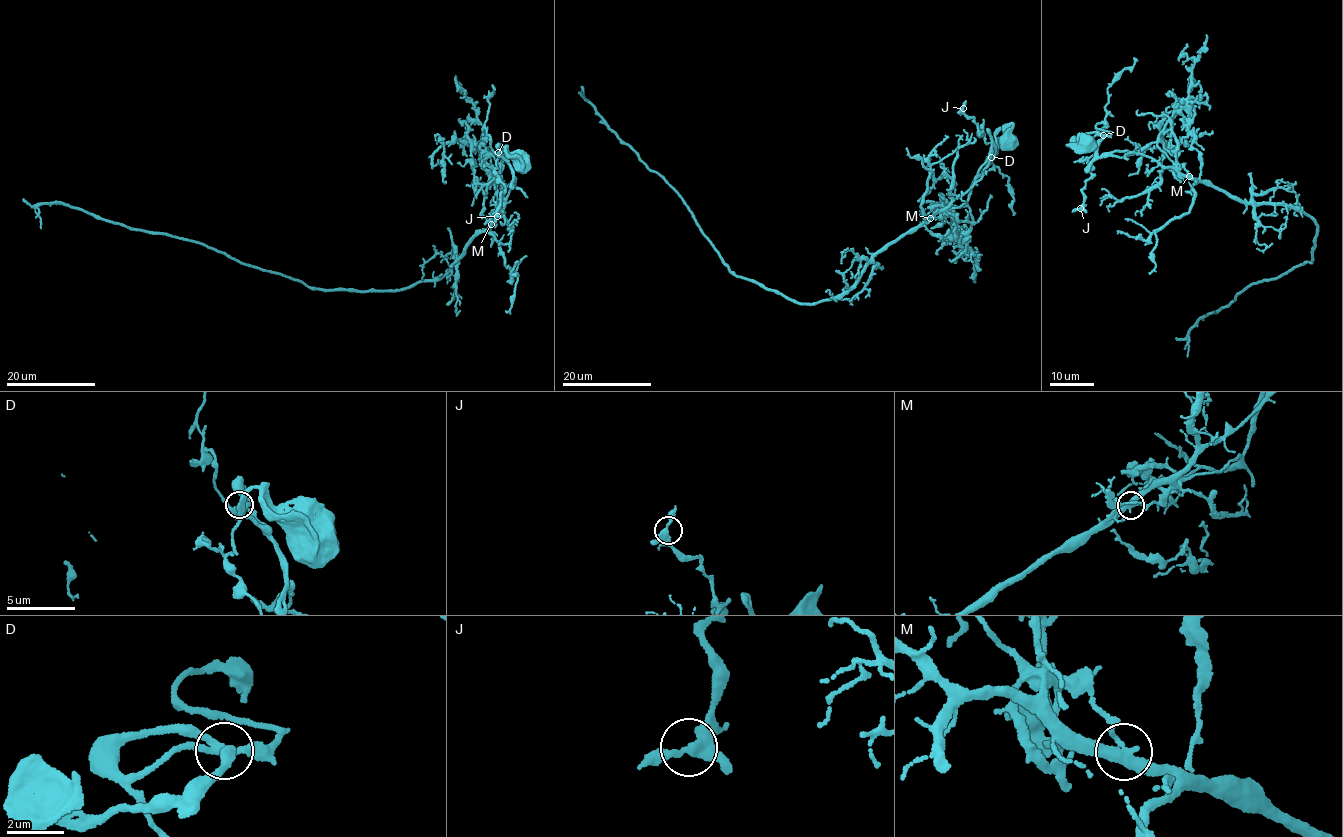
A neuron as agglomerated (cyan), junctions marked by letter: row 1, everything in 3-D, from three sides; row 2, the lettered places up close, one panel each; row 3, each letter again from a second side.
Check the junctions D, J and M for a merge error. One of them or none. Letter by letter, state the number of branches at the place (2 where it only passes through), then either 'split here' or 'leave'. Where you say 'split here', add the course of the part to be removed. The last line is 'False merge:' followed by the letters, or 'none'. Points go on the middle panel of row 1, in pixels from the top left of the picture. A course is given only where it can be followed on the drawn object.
D: 3 branches meet; leave
J: 3 branches meet; leave
M: 3 branches meet; split here; foreign part runs (931, 218), (880, 249), (845, 292), (807, 304), (794, 303), (730, 270), (683, 198), (647, 167), (579, 92)
False merge: M

